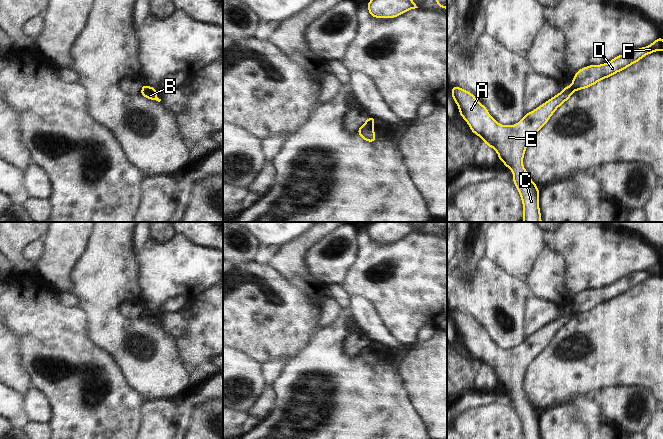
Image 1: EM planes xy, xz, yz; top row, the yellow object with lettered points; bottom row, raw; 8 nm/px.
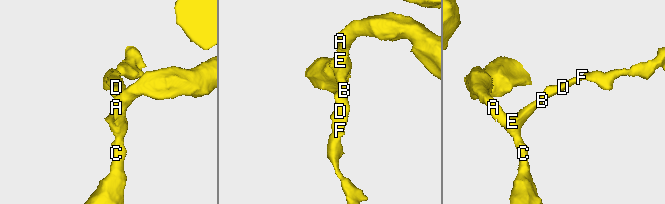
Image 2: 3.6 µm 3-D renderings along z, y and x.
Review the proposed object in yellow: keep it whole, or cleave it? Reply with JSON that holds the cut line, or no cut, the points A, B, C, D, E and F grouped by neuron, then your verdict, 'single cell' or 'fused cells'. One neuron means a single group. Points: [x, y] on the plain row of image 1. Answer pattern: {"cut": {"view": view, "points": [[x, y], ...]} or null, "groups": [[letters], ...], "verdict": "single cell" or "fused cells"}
{"cut": {"view": "yz", "points": [[570, 309], [573, 314]]}, "groups": [["A", "B", "C", "E"], ["D", "F"]], "verdict": "fused cells"}

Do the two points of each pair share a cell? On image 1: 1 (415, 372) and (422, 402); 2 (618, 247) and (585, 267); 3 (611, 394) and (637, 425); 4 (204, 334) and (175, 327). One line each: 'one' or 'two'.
1: one
2: one
3: one
4: two

